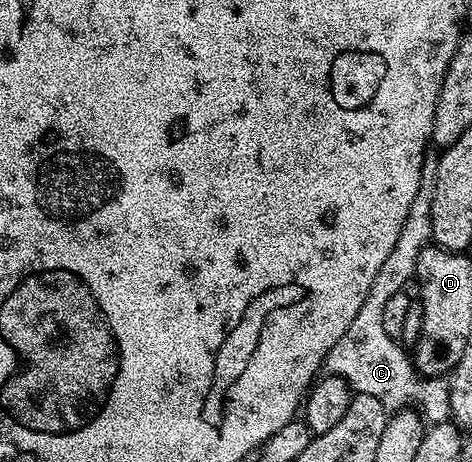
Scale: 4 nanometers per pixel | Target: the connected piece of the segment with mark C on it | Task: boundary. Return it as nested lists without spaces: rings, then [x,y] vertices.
[[[429,146],[423,153],[421,184],[417,188],[413,204],[409,204],[409,216],[405,216],[405,224],[401,224],[397,244],[393,244],[385,264],[381,264],[377,271],[377,277],[373,279],[373,288],[369,288],[369,296],[365,296],[365,304],[361,304],[353,324],[349,324],[349,328],[345,328],[345,336],[341,336],[341,340],[337,340],[333,348],[329,348],[329,356],[325,363],[326,373],[347,379],[355,394],[377,396],[377,400],[381,400],[388,412],[407,407],[414,408],[431,424],[448,421],[451,413],[451,387],[446,377],[421,380],[413,365],[412,355],[408,351],[406,354],[397,339],[385,332],[385,300],[389,300],[389,296],[393,296],[398,290],[408,289],[407,281],[415,278],[419,254],[431,242],[433,195],[437,188],[439,155],[440,151],[433,146]]]

